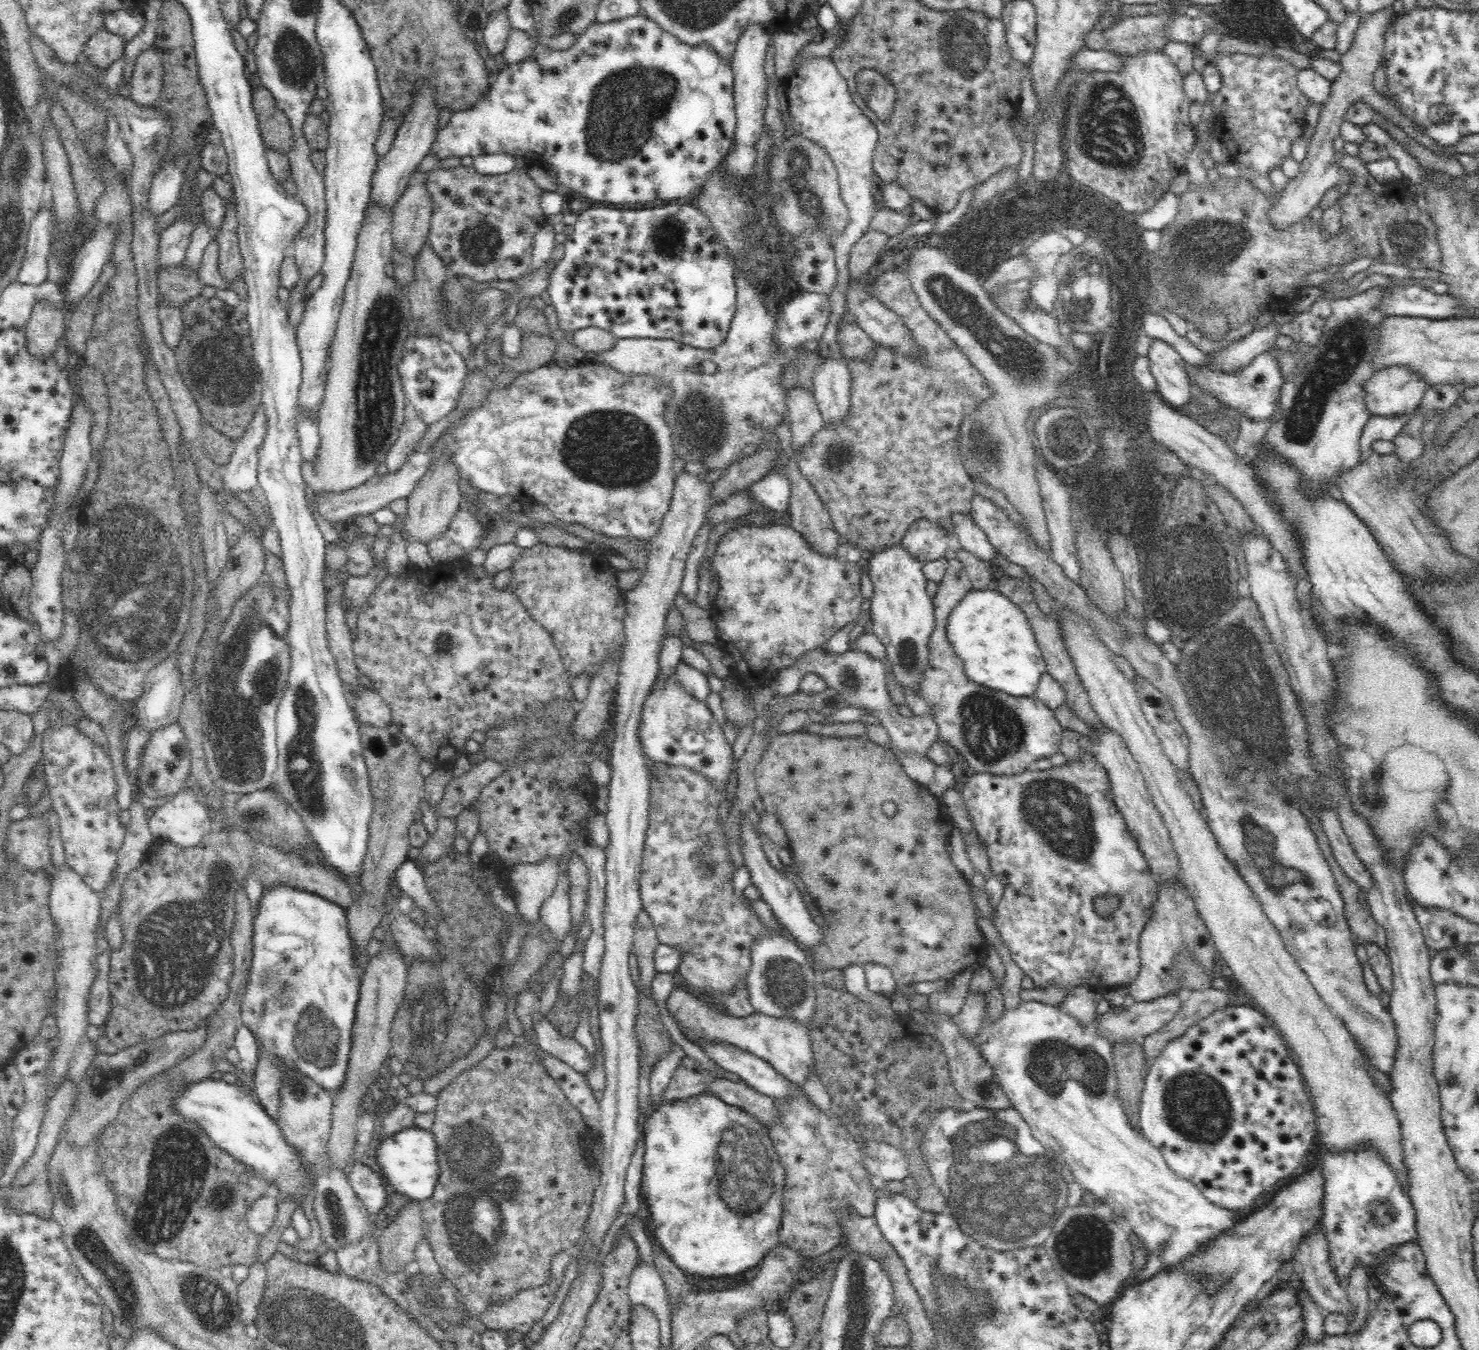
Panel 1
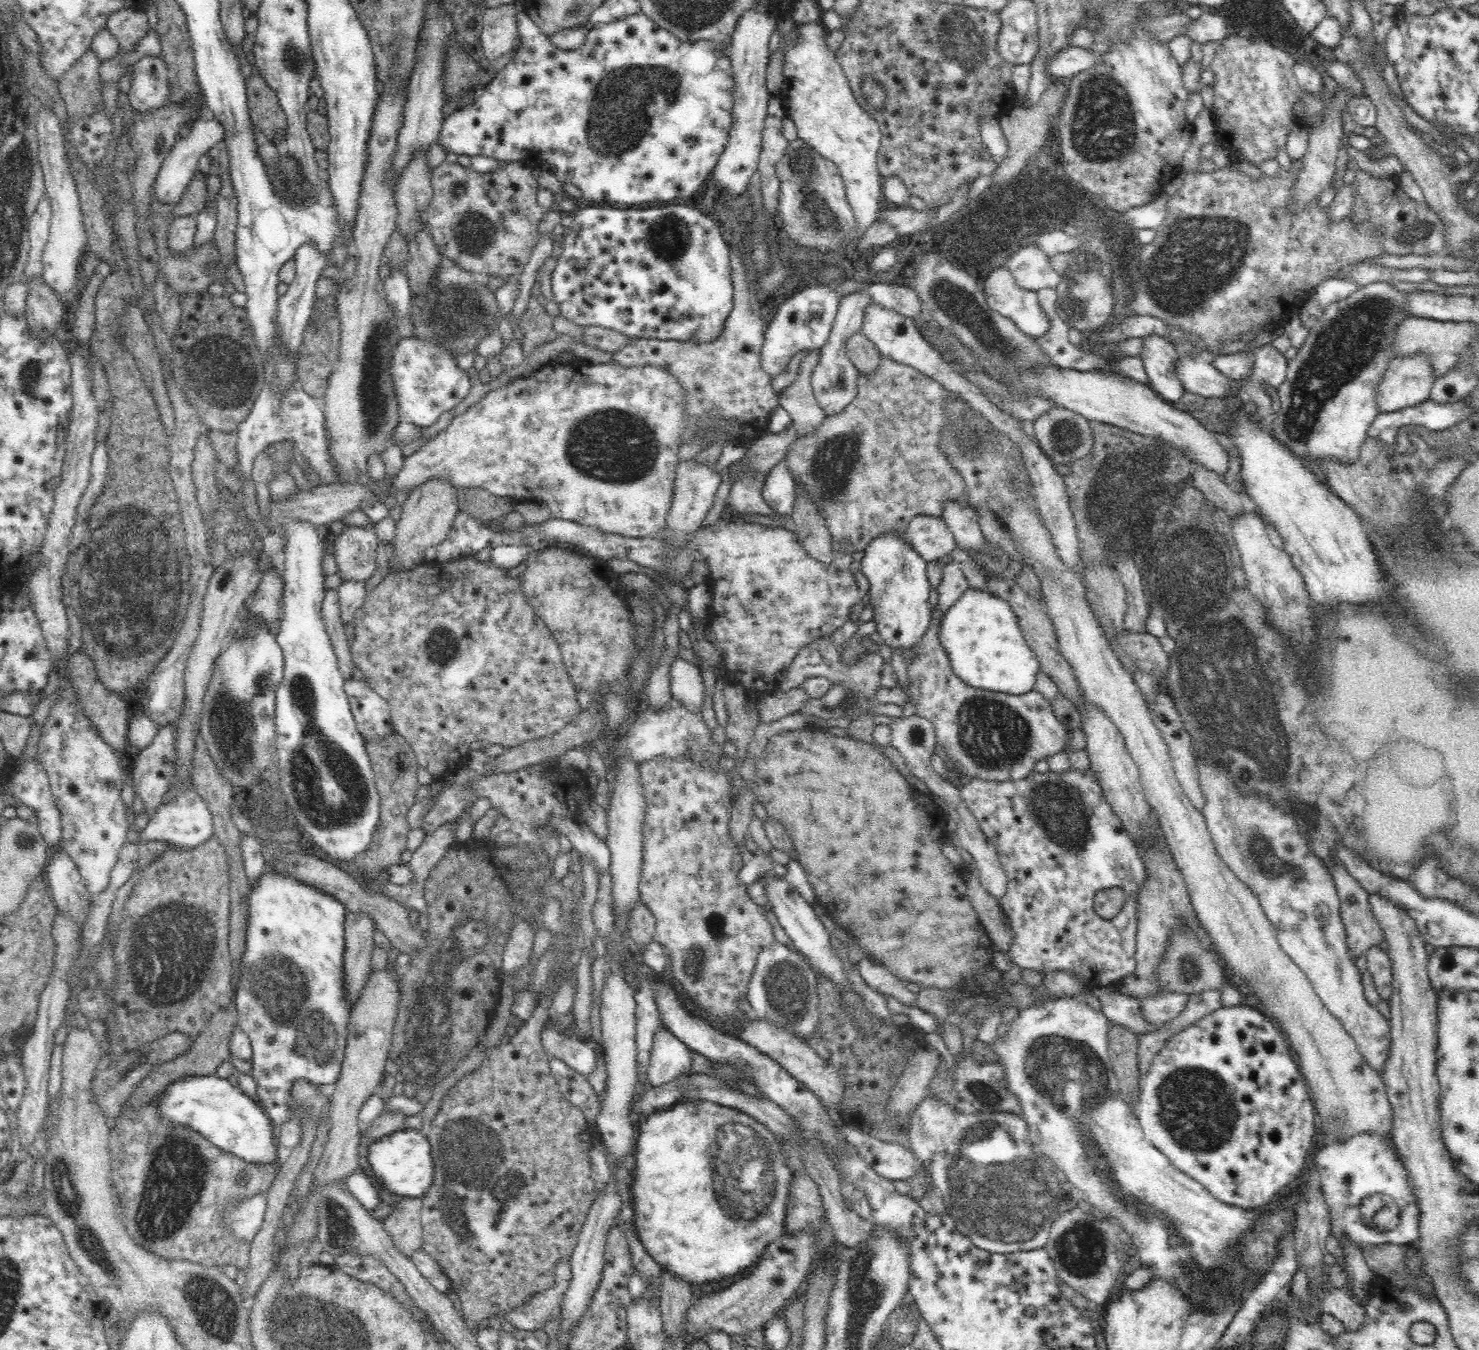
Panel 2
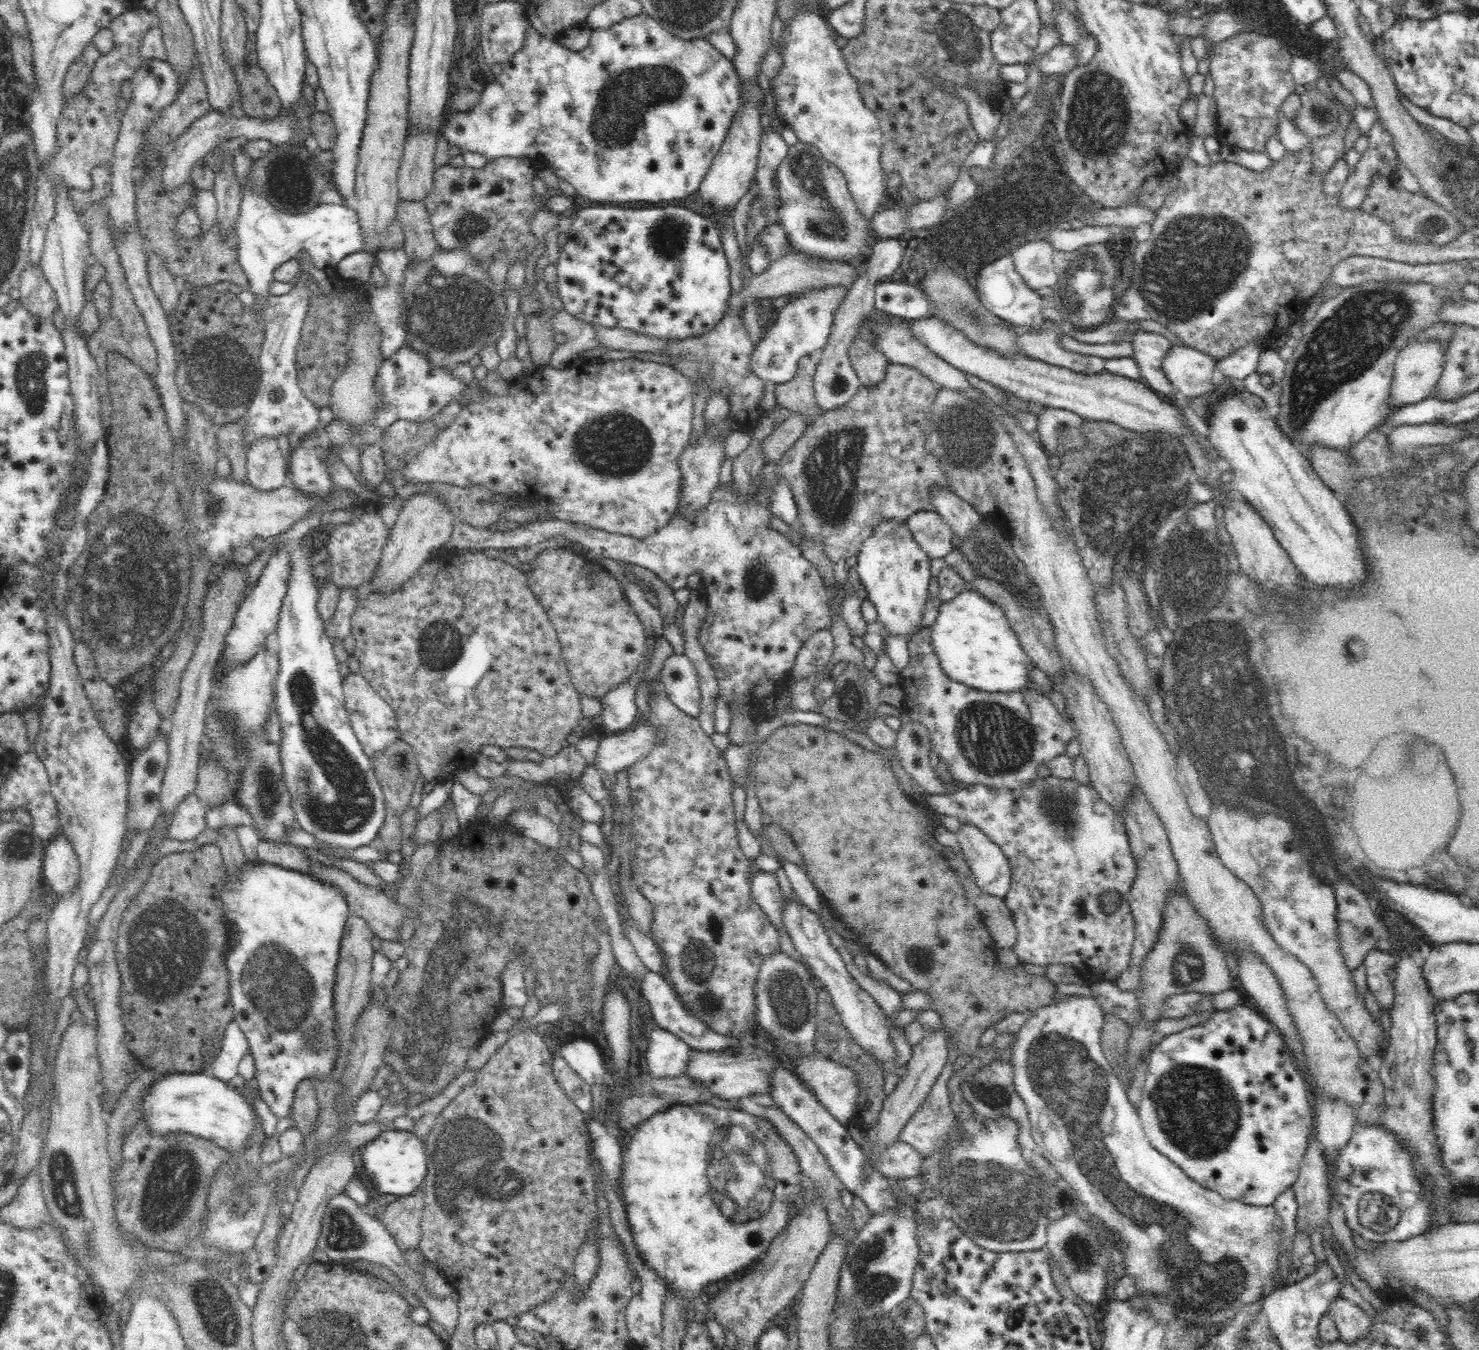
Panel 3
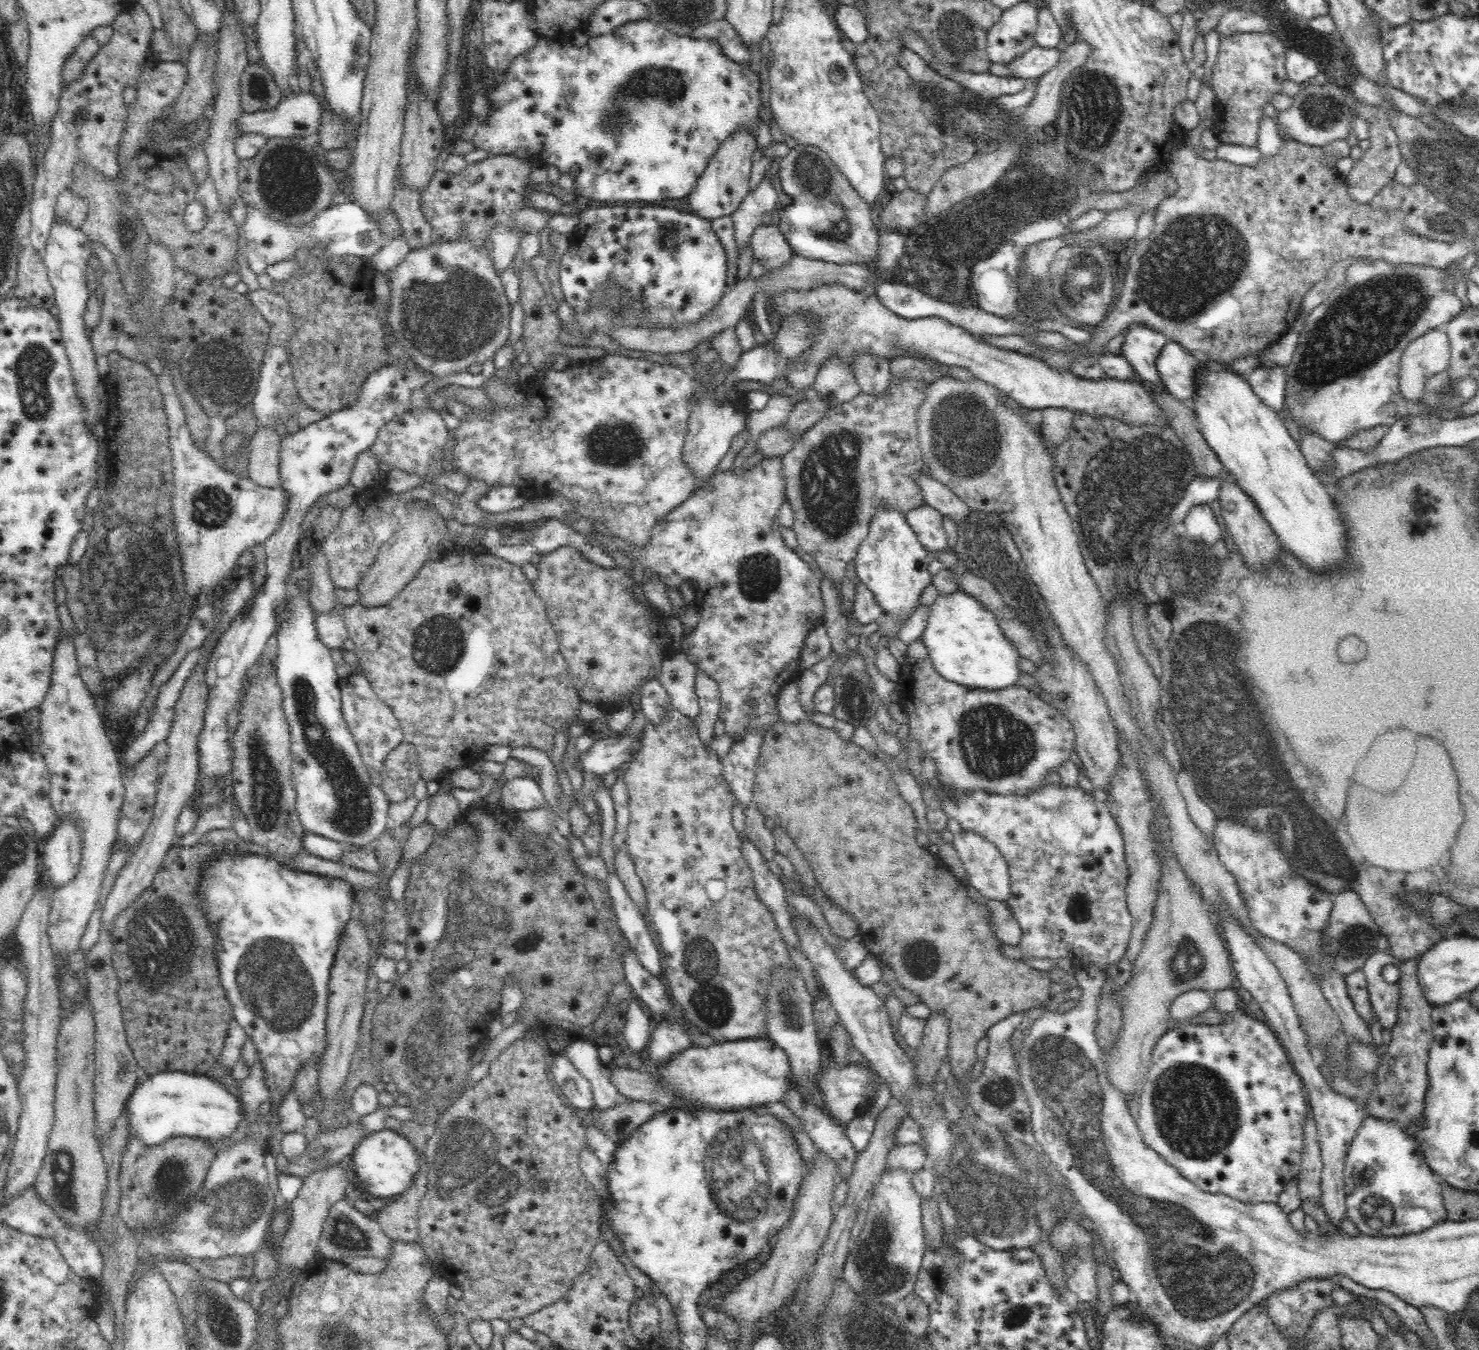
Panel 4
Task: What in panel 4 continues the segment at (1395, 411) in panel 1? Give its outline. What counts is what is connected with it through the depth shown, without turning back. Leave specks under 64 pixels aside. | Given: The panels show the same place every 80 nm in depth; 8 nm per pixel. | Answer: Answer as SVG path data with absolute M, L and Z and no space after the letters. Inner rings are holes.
M1445 327L1429 330L1413 340L1400 358L1399 388L1407 401L1418 402L1430 375L1444 371L1450 360Z

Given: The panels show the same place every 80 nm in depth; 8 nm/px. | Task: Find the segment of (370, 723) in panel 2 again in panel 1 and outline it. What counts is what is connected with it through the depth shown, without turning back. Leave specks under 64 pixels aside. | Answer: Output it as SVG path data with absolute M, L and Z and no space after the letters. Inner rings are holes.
M358 687L352 697L355 716L357 716L360 723L366 723L368 726L378 728L384 728L391 724L390 705L382 700L378 691Z

